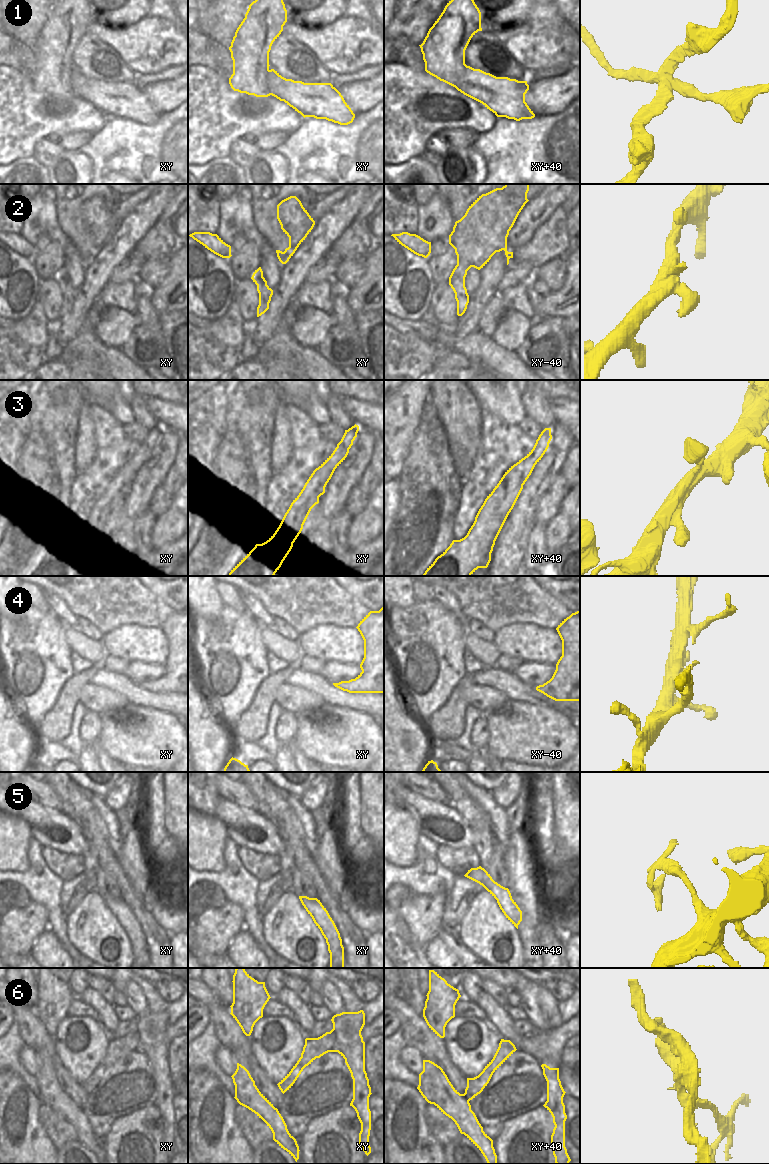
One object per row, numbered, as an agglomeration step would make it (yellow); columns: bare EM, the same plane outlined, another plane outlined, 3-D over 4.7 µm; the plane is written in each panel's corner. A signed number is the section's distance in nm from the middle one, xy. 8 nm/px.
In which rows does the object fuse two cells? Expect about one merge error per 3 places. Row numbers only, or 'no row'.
1, 5, 6

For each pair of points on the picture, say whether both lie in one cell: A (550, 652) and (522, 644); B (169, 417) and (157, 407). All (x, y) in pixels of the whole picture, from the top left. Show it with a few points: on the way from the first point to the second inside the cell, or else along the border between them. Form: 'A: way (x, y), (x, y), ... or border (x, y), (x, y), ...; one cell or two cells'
A: way (543, 645), (529, 644); one cell
B: way (166, 414), (160, 409); one cell

